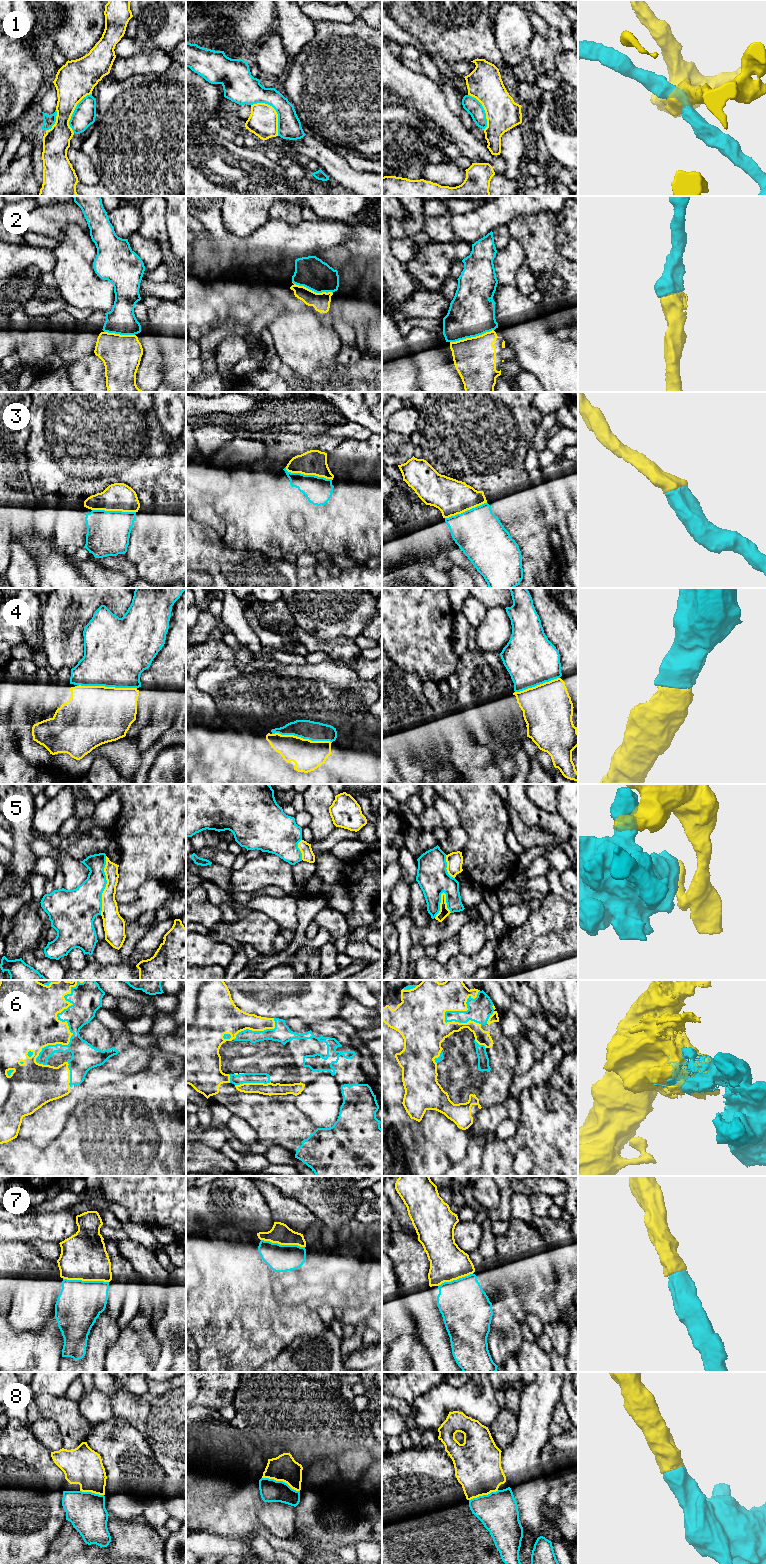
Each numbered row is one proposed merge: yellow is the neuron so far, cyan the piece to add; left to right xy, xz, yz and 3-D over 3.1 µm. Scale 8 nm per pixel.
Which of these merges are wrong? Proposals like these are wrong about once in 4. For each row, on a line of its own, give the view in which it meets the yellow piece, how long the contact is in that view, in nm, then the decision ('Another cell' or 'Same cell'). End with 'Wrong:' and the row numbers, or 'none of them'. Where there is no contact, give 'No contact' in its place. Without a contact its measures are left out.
1: Touches yellow in xz. Shared border 340 nm. Another cell
2: Touches yellow in yz. Shared border 360 nm. Same cell
3: Touches yellow in xz. Shared border 400 nm. Same cell
4: Touches yellow in xy. Shared border 480 nm. Same cell
5: Touches yellow in xy. Shared border 480 nm. Another cell
6: Touches yellow in xy. Shared border 750 nm. Same cell
7: Touches yellow in xy. Shared border 360 nm. Same cell
8: Touches yellow in xz. Shared border 320 nm. Same cell
Wrong: 1, 5

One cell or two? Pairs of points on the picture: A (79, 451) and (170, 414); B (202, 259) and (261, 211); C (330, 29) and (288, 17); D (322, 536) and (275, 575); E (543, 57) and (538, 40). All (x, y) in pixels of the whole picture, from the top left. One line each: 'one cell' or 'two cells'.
A: two cells
B: two cells
C: two cells
D: two cells
E: one cell

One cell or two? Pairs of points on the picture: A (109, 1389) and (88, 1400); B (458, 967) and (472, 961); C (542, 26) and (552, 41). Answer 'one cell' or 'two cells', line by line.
A: two cells
B: one cell
C: one cell

